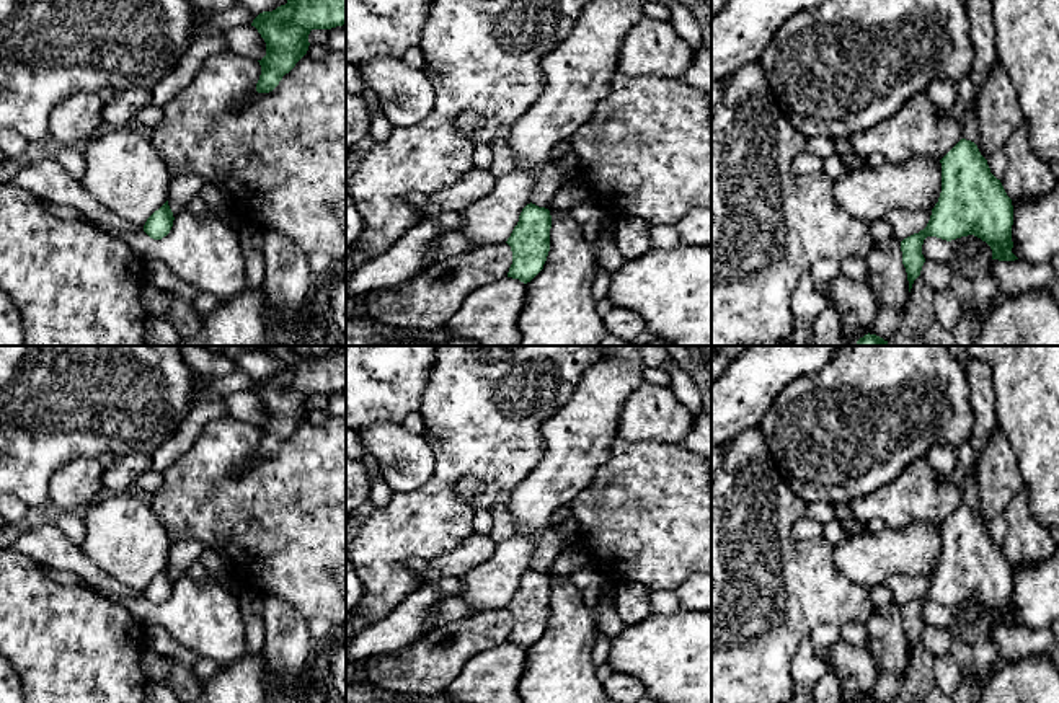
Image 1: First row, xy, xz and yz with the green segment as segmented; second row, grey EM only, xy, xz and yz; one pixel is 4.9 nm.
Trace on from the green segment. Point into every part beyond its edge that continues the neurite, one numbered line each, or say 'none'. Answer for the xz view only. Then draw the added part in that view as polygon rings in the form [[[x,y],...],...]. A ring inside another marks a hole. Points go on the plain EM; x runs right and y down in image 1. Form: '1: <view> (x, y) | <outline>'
none

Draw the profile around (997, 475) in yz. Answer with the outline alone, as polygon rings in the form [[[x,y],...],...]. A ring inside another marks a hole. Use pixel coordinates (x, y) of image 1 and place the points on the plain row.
[[[997,427],[977,453],[976,484],[981,520],[987,525],[1025,488],[1008,437]]]

